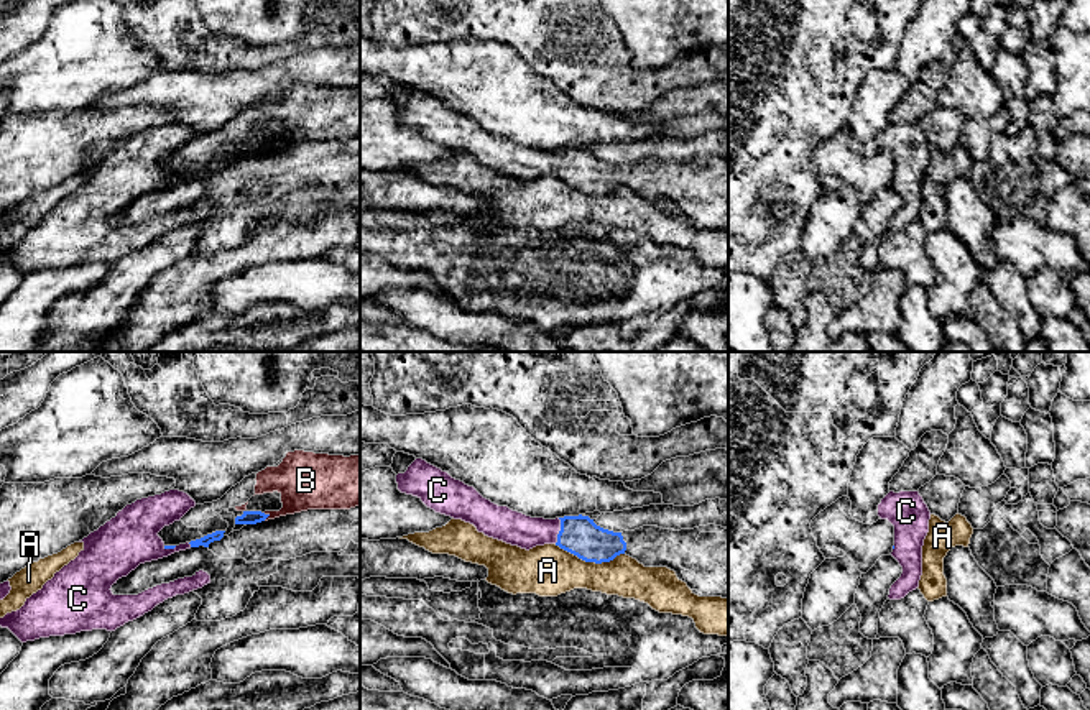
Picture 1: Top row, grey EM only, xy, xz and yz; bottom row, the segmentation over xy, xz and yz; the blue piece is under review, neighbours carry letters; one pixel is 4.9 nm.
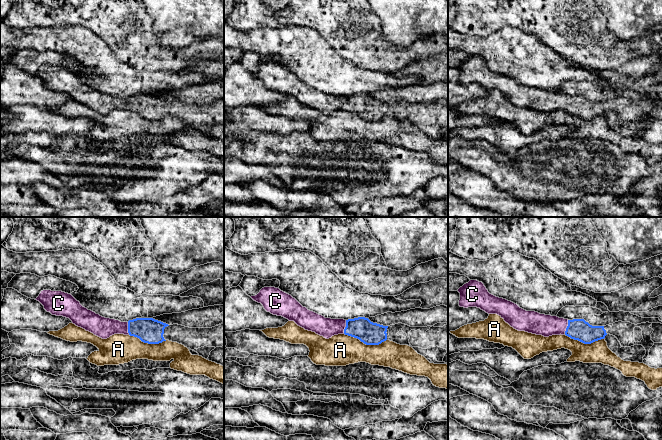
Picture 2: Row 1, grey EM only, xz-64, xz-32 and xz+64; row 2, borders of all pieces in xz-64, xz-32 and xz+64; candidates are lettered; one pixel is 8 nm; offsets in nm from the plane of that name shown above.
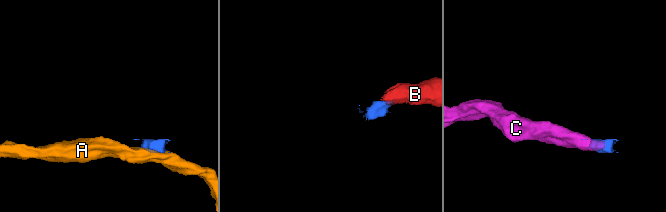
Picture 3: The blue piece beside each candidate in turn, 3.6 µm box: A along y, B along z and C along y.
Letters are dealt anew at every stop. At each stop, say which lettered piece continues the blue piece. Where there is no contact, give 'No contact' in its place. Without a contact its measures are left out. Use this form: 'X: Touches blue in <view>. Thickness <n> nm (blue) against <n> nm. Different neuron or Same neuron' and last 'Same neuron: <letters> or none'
A: Touches blue in xz. Thickness 190 nm (blue) against 260 nm. Different neuron
B: Touches blue in xy. Thickness 60 nm (blue) against 260 nm. Different neuron
C: Touches blue in xz. Thickness 190 nm (blue) against 160 nm. Same neuron
Same neuron: C

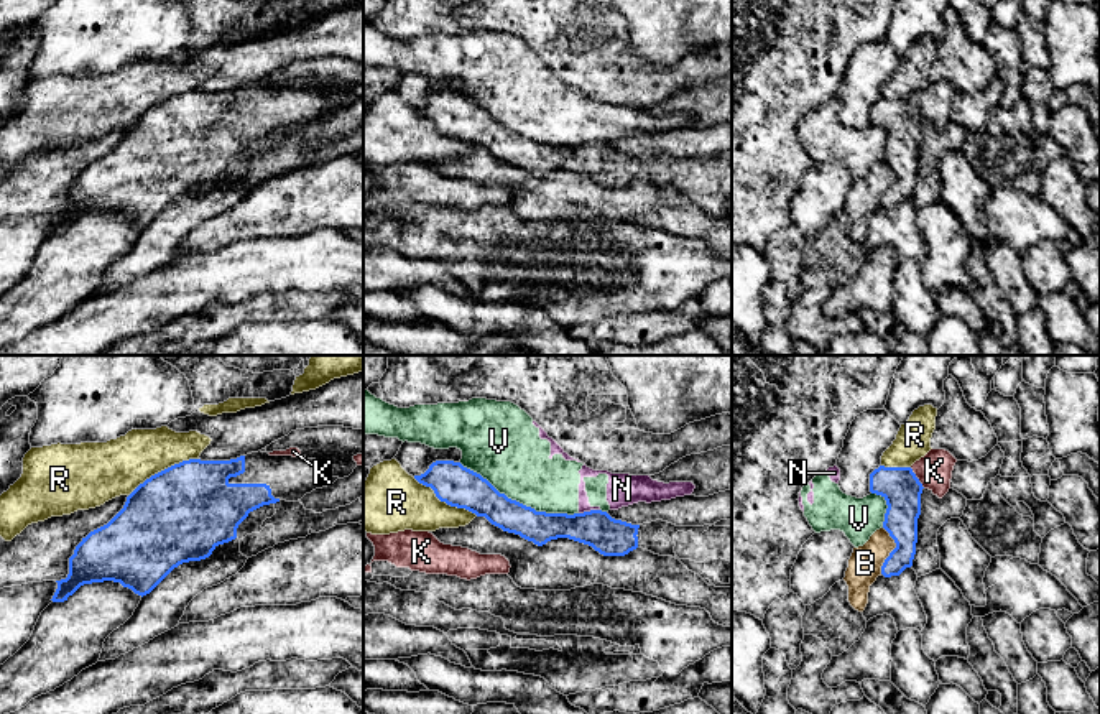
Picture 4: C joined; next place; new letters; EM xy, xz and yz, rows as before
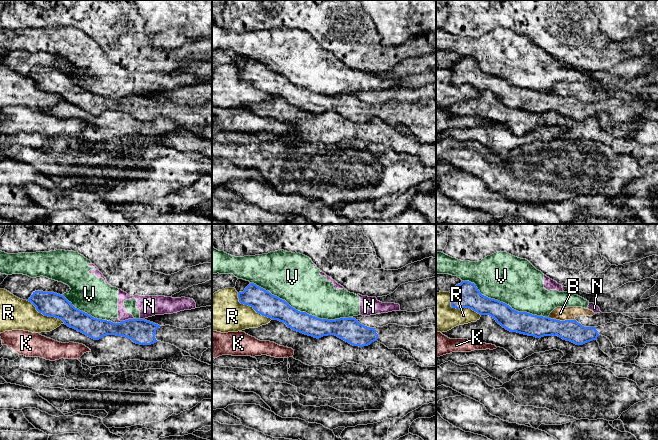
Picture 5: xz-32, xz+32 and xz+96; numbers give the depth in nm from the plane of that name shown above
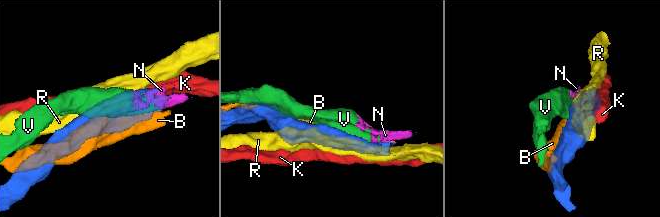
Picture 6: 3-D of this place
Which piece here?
B: Touches blue in yz. Thickness 170 nm (blue) against 160 nm. Different neuron
K: Touches blue in yz. Thickness 190 nm (blue) against 180 nm. Different neuron
N: Touches blue in xz. Thickness 180 nm (blue) against 160 nm. Different neuron
R: Touches blue in xy. Thickness 460 nm (blue) against 280 nm. Different neuron
V: Touches blue in xz. Thickness 180 nm (blue) against 340 nm. Different neuron
Same neuron: none

